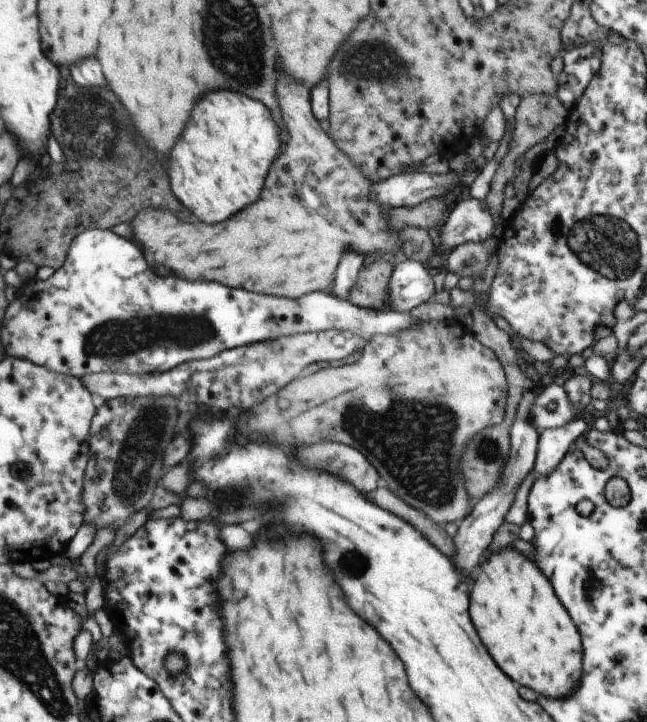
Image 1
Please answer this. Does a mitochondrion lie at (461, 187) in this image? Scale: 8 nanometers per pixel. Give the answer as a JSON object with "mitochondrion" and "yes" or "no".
{"mitochondrion":"no"}

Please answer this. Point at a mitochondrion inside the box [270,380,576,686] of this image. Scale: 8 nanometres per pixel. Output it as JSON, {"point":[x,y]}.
{"point":[377,432]}

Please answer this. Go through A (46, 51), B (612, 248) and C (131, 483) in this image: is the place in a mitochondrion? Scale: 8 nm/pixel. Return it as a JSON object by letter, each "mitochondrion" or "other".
{"A":"other","B":"mitochondrion","C":"mitochondrion"}

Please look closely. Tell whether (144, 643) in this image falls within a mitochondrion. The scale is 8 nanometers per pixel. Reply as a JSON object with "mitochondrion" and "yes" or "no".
{"mitochondrion":"no"}

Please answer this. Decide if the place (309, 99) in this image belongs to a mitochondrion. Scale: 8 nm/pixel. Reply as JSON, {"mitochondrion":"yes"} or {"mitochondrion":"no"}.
{"mitochondrion":"no"}

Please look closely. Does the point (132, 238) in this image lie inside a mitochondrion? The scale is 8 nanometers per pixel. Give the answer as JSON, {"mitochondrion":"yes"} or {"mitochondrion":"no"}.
{"mitochondrion":"no"}

